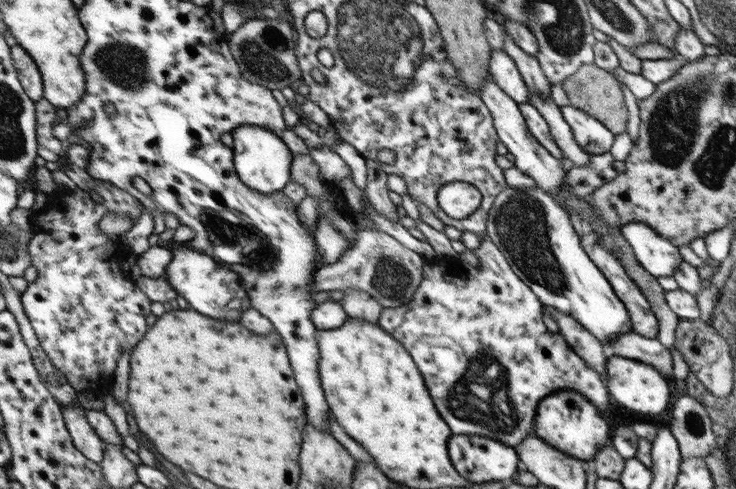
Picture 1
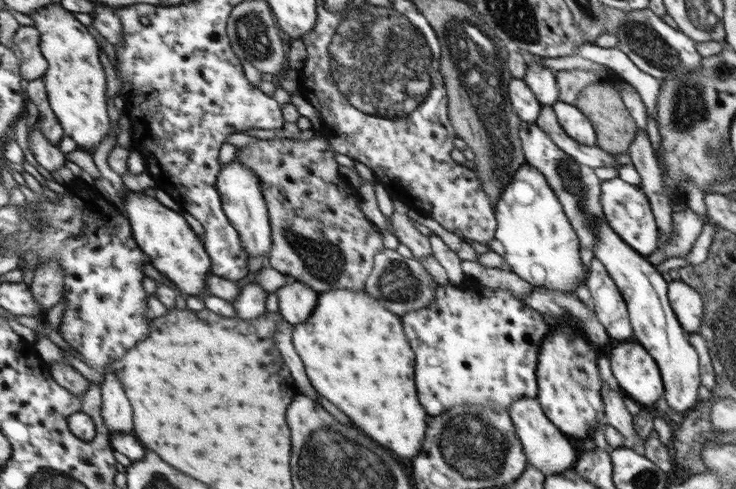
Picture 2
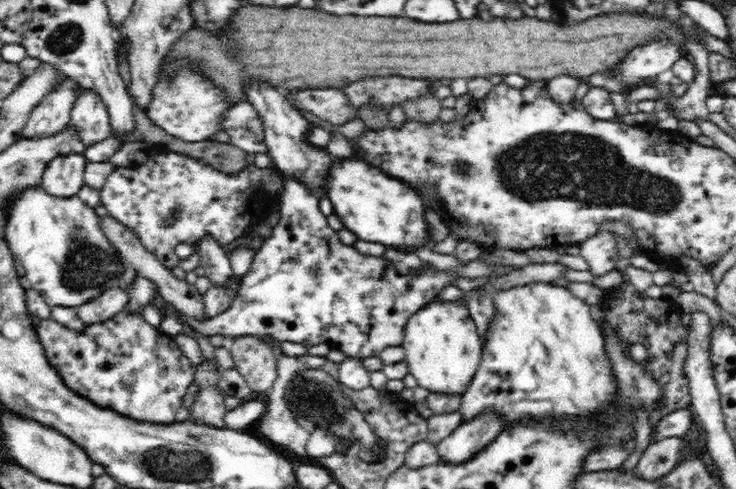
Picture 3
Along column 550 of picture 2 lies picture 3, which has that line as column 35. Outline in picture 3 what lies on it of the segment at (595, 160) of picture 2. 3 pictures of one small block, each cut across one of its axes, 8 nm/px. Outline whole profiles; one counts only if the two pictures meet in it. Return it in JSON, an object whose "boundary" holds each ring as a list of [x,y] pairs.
{"boundary":[[[63,77],[62,84],[53,88],[38,106],[32,109],[22,135],[24,139],[42,139],[55,136],[70,123],[71,110],[77,99],[79,84]]]}

